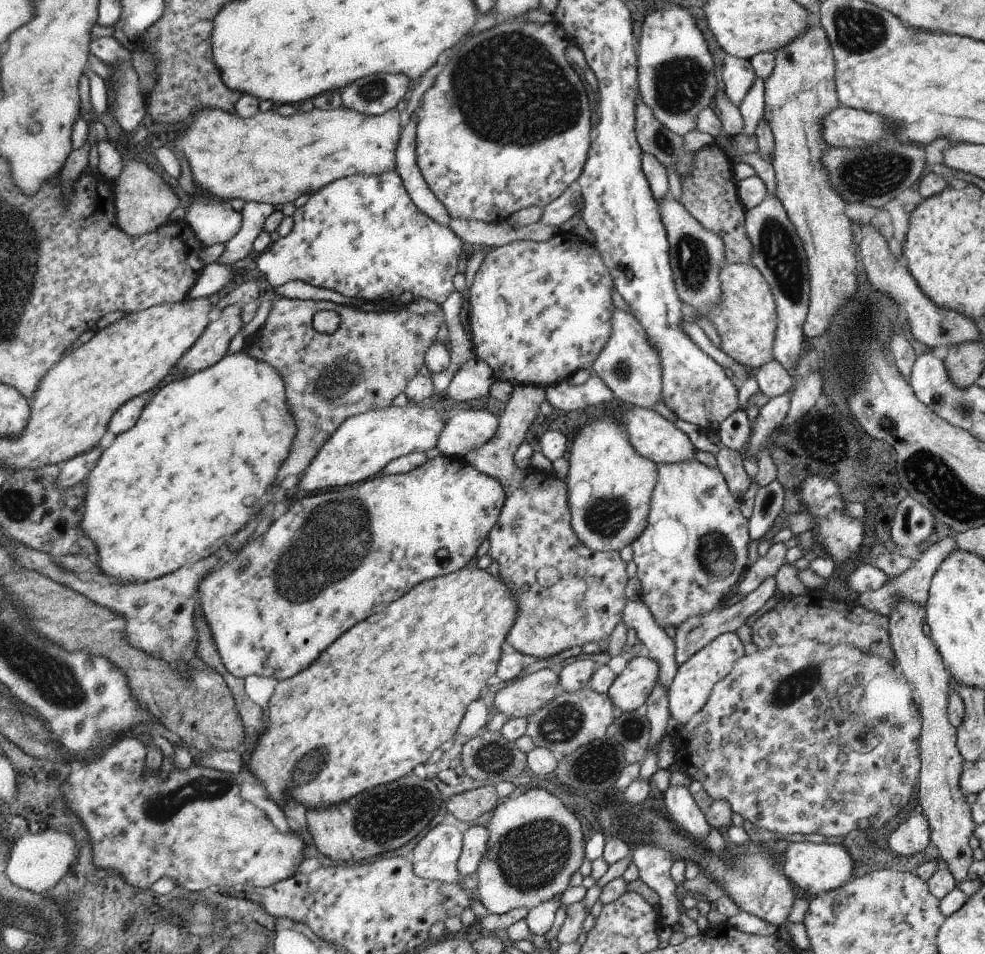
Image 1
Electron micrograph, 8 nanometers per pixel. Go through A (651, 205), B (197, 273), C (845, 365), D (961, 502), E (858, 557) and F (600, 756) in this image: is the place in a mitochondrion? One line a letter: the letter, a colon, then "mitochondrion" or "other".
A: other
B: other
C: mitochondrion
D: mitochondrion
E: other
F: mitochondrion

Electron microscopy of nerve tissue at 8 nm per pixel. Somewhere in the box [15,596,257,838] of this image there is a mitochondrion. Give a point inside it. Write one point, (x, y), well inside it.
(201, 788)

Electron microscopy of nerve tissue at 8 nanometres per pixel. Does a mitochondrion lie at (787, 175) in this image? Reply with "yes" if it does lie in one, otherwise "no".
no

